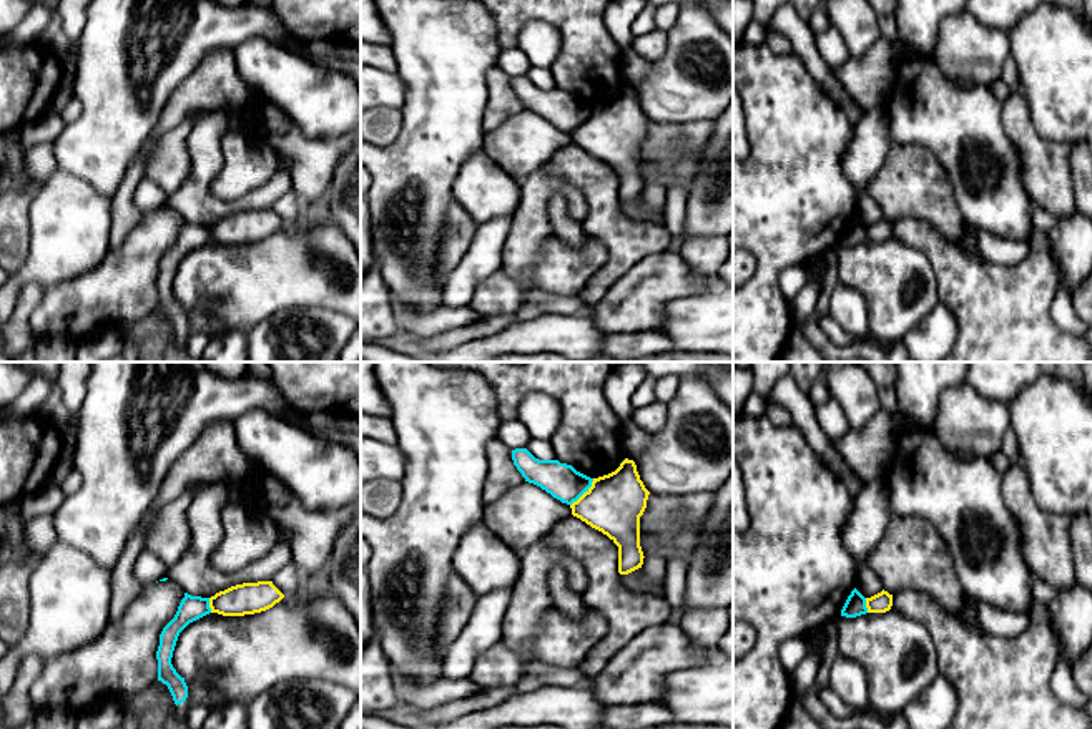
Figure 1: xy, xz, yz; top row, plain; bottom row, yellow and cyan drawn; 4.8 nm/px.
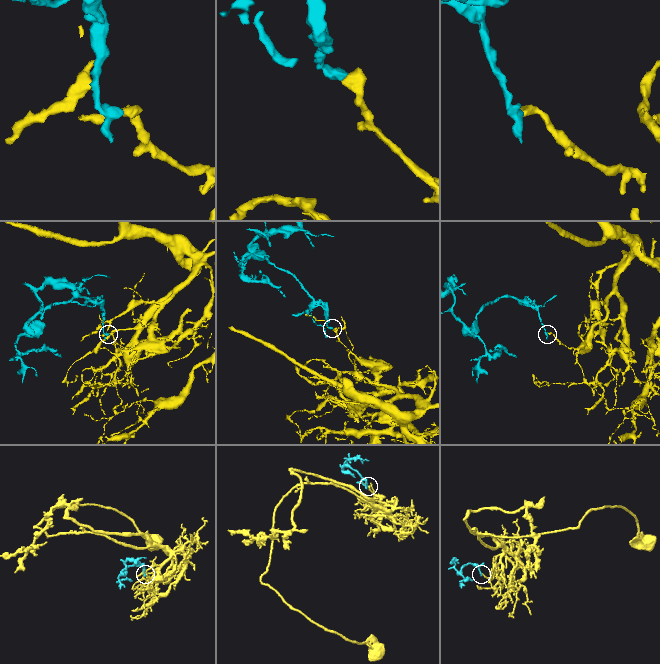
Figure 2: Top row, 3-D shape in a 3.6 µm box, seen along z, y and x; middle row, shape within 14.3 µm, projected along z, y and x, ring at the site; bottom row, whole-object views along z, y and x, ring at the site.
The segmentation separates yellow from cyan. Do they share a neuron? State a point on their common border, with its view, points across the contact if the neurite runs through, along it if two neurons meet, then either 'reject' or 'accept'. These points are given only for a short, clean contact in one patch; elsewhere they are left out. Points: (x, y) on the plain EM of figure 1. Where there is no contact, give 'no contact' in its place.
xz (585, 120) | along xz (594, 107), (570, 133) | reject

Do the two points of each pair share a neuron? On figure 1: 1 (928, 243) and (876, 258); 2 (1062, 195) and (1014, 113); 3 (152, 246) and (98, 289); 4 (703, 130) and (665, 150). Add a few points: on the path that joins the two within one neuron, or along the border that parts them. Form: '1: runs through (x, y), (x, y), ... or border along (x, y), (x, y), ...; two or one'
1: border along (891, 236), (916, 248), (933, 266), (936, 278); two
2: runs through (1046, 175), (1046, 165), (1023, 133); one
3: runs through (138, 259), (112, 286); one
4: runs through (693, 136), (675, 150); one

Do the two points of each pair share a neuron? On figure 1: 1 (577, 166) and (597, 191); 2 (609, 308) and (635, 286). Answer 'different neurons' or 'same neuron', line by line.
1: same neuron
2: same neuron

